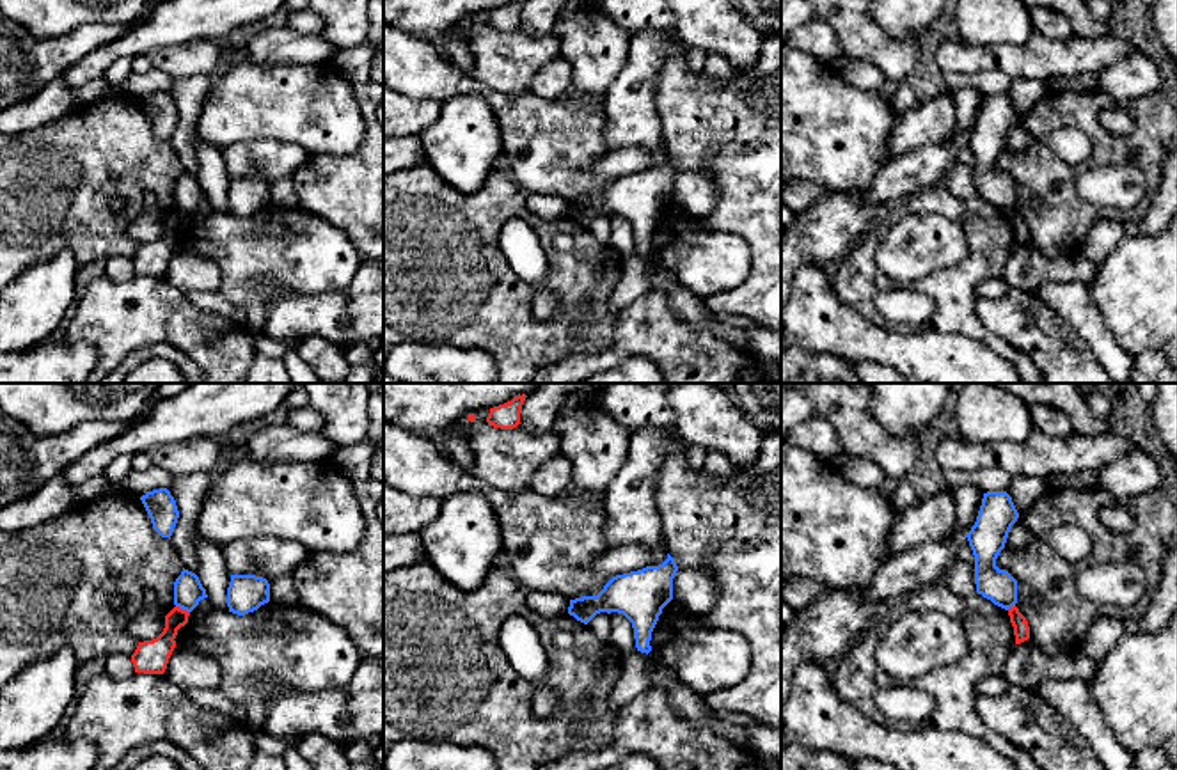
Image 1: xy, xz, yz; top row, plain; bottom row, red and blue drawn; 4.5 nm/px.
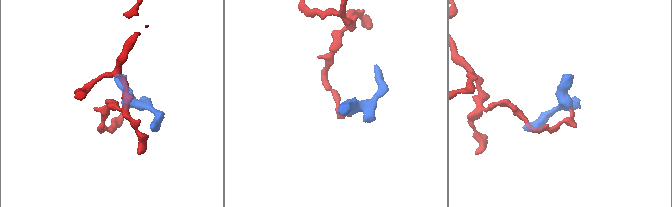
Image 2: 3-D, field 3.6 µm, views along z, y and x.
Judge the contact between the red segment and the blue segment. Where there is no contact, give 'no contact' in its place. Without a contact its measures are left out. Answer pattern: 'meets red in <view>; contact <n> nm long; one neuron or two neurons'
meets red in xy; contact 70 nm long; two neurons

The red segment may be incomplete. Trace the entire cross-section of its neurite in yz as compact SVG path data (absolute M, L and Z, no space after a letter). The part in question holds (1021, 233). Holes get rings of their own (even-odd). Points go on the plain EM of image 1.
M1017 209L1008 211L1010 225L1014 229L1015 247L1021 247L1030 241L1030 229L1026 220L1019 215Z

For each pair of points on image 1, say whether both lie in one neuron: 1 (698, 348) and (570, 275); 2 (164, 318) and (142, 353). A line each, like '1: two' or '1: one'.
1: two
2: two

